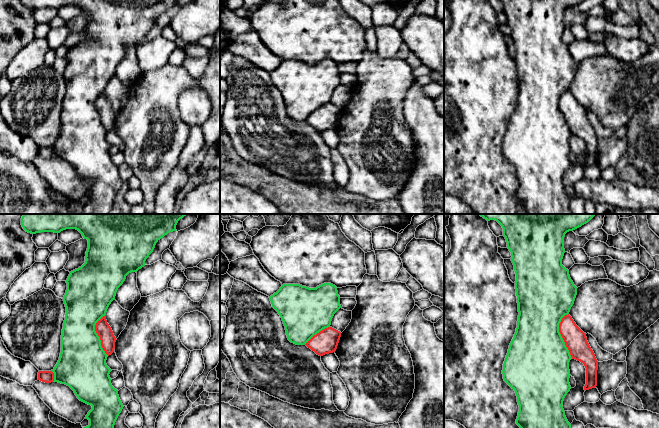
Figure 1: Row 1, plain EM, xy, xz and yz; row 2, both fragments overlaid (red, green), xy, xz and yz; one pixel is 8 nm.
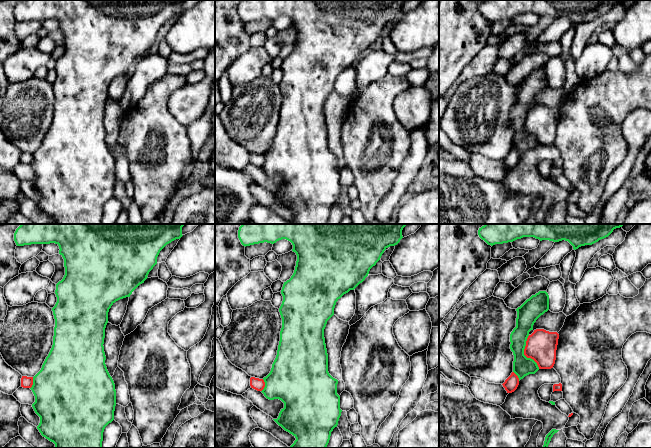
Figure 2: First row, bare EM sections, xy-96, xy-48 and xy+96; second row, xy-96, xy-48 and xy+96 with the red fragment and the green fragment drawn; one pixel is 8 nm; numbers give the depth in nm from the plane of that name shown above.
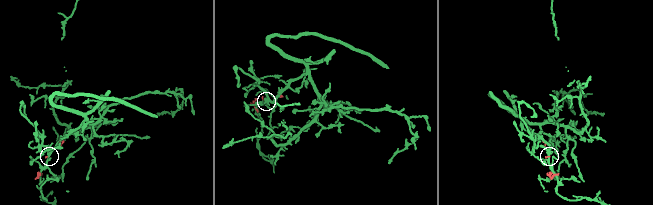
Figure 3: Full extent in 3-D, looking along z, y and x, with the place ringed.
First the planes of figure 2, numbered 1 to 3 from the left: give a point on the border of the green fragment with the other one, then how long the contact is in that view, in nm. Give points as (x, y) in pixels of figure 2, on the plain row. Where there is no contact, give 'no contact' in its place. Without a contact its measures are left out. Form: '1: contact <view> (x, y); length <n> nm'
1: contact xy-96 (32, 159); length 100 nm
2: contact xy-48 (264, 161); length 110 nm
3: contact xy+96 (524, 129); length 280 nm

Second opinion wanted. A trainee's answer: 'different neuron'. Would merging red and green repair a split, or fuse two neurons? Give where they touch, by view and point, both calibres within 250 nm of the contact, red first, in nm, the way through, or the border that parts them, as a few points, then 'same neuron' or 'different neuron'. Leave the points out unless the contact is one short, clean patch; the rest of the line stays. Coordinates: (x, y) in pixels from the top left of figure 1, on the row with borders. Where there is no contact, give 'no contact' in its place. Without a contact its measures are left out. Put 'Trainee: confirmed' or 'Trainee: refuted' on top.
Trainee: refuted
meets red in yz at (561, 335); 180 nm thick on the red side, 480 nm on the other; same neuron

